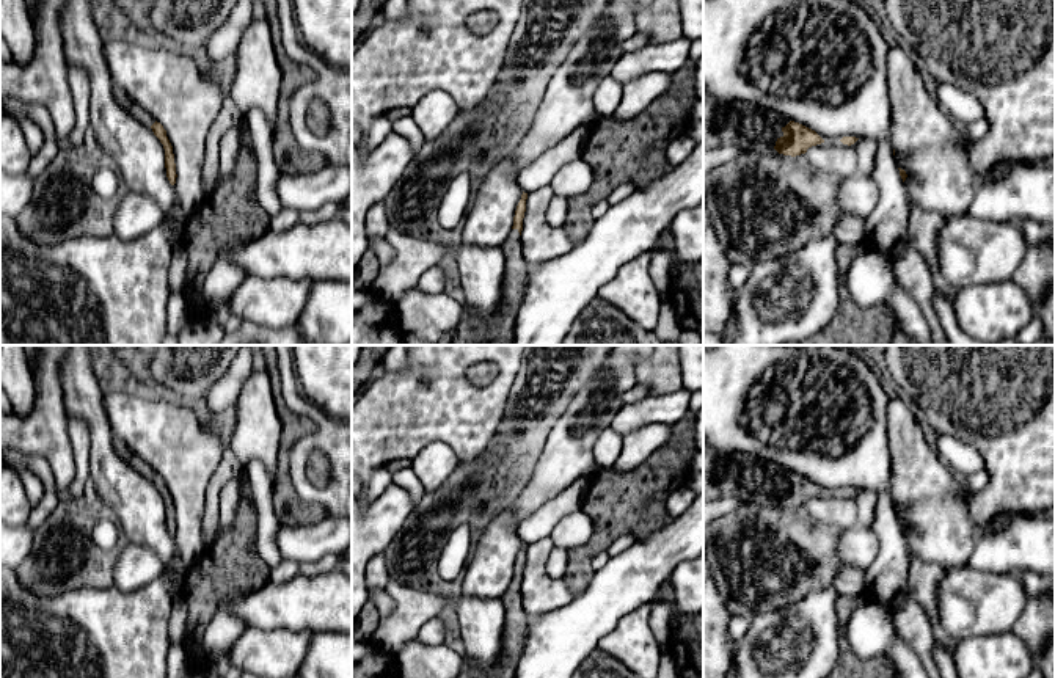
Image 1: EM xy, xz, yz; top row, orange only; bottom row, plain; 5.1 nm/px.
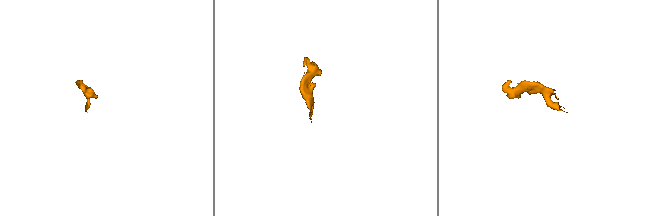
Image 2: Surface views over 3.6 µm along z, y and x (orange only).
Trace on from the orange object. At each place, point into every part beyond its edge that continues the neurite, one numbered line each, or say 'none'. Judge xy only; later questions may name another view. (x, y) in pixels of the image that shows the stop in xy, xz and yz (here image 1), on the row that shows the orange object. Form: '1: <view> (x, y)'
1: xy (137, 112)

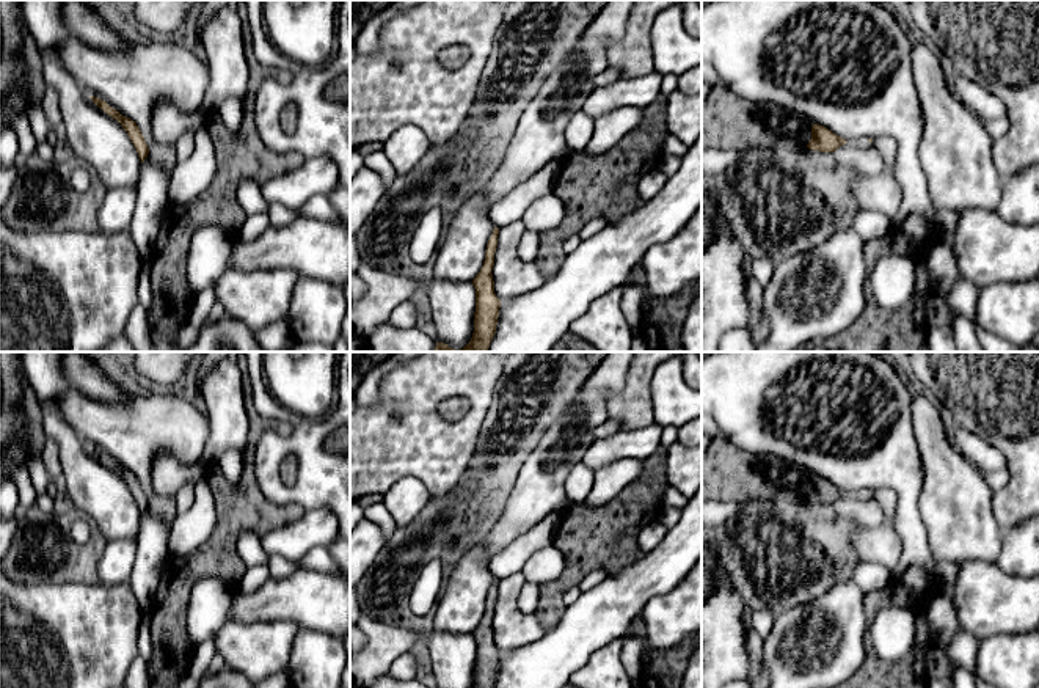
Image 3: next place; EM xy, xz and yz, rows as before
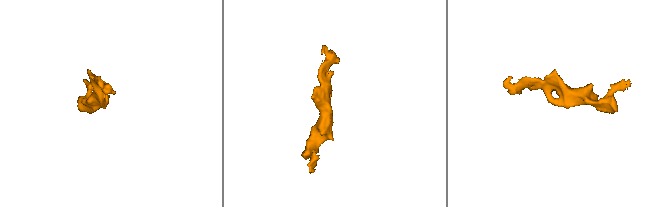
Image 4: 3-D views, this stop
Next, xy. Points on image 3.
none

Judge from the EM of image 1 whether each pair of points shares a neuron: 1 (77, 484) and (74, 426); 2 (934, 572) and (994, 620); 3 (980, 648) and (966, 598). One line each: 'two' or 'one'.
1: one
2: two
3: two

